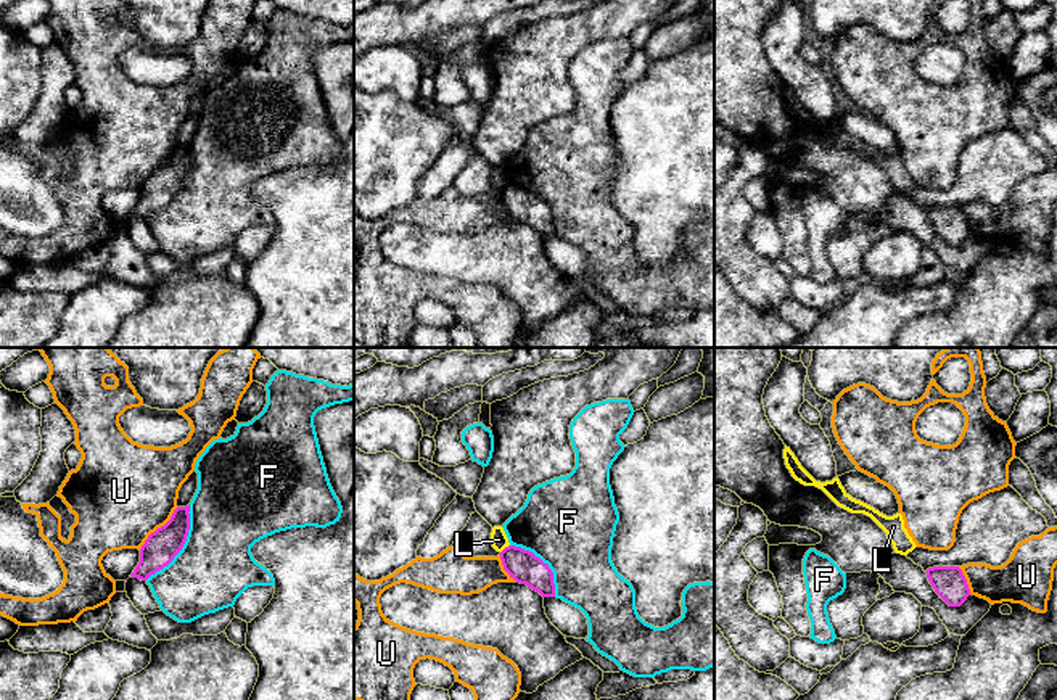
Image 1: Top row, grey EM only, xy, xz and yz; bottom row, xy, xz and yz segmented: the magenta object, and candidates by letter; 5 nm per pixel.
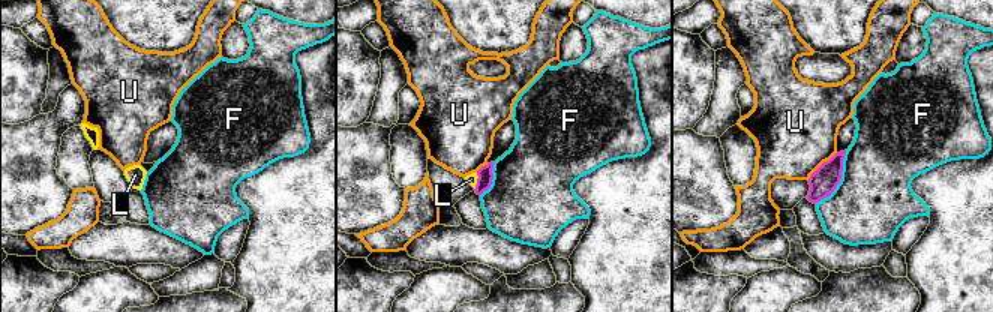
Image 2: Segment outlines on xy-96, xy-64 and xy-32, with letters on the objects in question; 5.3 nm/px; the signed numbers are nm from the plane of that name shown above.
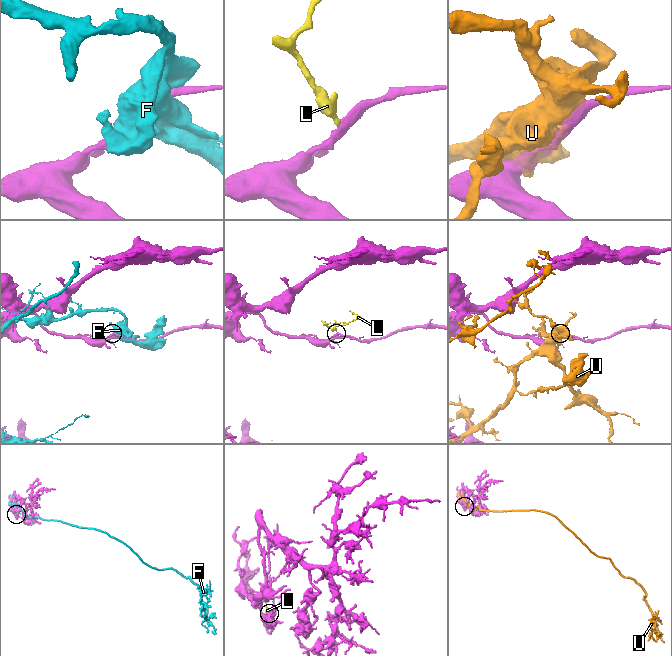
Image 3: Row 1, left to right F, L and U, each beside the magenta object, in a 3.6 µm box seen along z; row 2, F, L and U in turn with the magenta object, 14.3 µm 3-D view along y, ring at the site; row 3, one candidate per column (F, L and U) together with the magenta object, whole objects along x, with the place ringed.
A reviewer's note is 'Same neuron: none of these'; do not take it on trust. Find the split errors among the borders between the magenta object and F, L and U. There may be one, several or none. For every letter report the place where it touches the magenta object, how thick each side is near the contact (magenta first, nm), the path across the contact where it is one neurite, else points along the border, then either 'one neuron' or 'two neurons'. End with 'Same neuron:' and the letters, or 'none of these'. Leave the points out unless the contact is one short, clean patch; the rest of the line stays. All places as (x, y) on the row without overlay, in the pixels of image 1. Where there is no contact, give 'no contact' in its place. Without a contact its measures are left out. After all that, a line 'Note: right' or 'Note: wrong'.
F: meets magenta in xy at (182, 185); 160 nm thick on the magenta side, 380 nm on the other; two neurons
L: meets magenta in xz at (504, 189); 160 nm thick on the magenta side, 90 nm on the other; border along xz (509, 184), (501, 192); two neurons
U: meets magenta in xy at (158, 168); 160 nm thick on the magenta side, 500 nm on the other; two neurons
Same neuron: none of these
Note: right

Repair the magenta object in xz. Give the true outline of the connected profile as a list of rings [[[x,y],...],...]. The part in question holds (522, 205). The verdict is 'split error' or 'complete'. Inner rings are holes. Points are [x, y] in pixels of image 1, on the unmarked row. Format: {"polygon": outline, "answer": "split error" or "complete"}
{"polygon": [[[508,185],[500,191],[504,209],[520,224],[526,224],[542,237],[555,237],[553,212],[533,191]]], "answer": "complete"}

